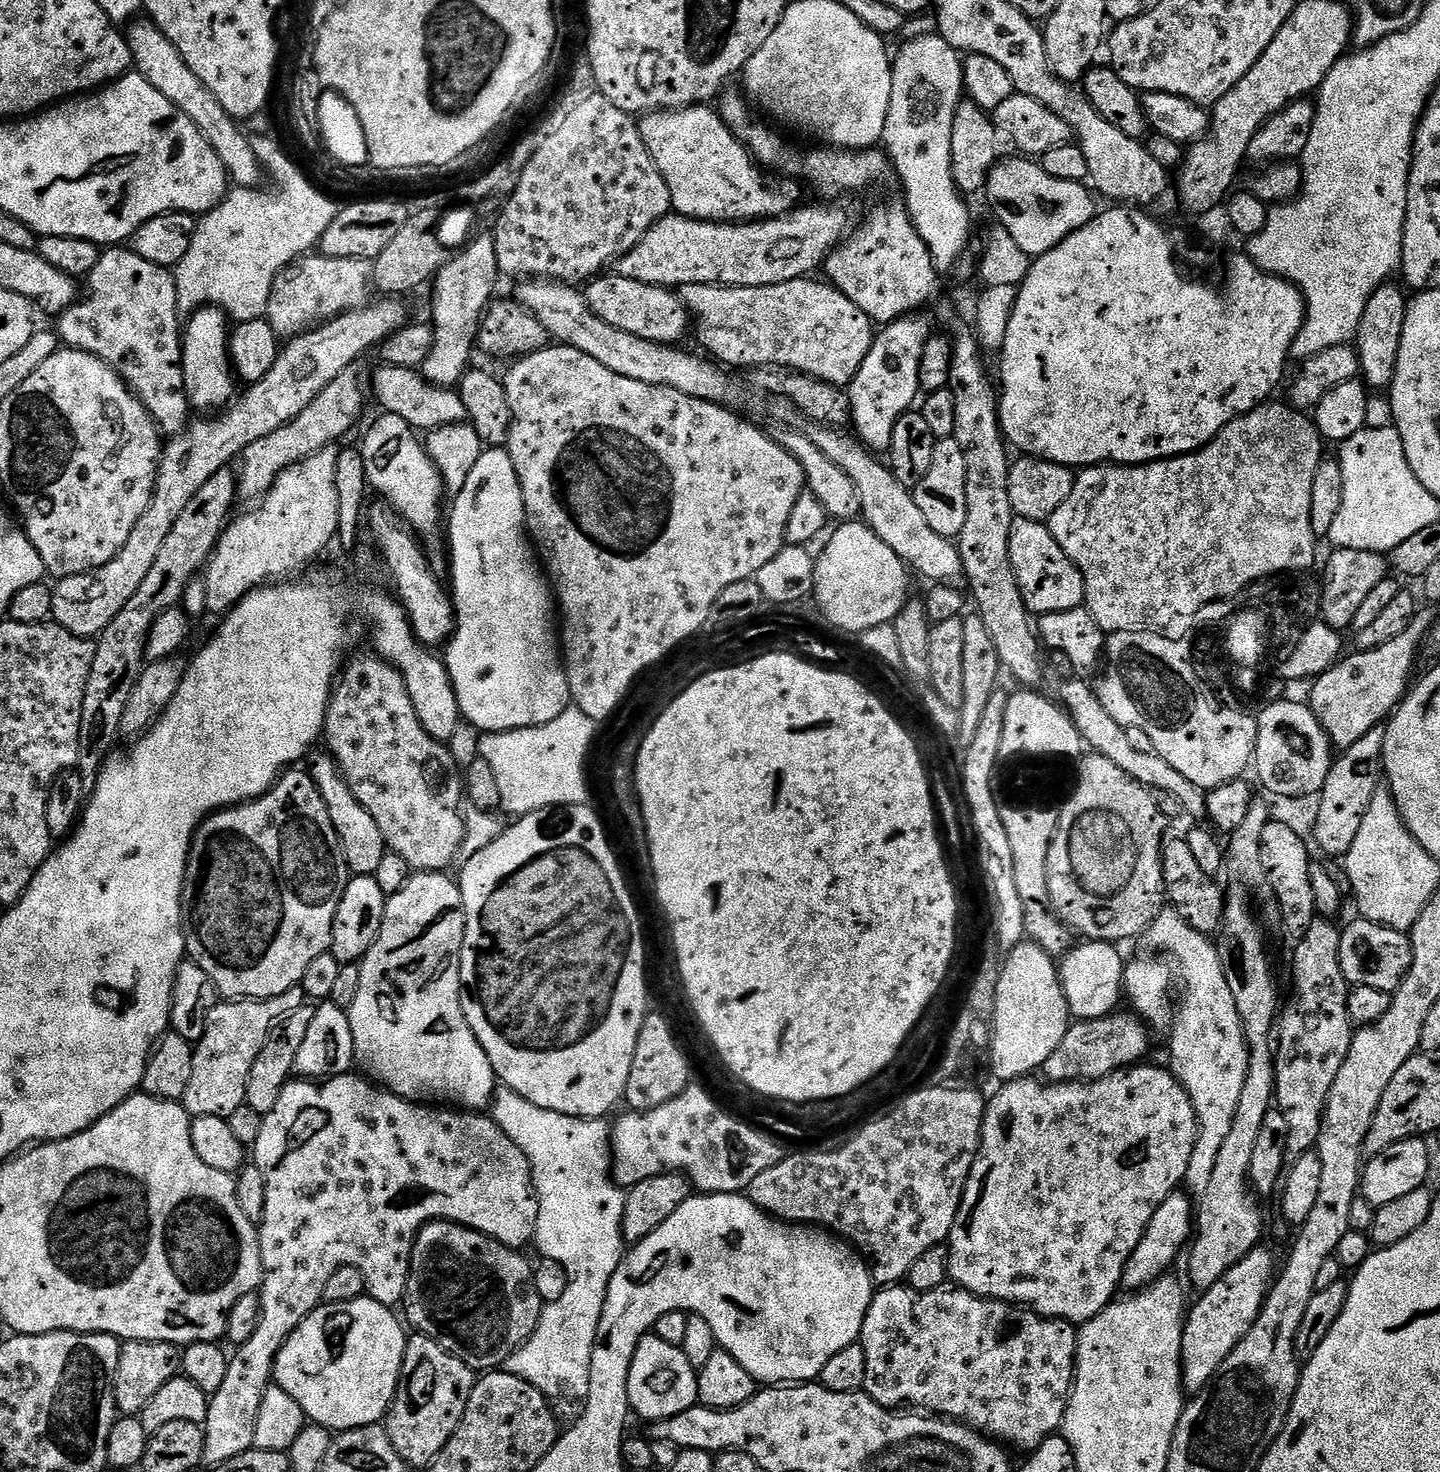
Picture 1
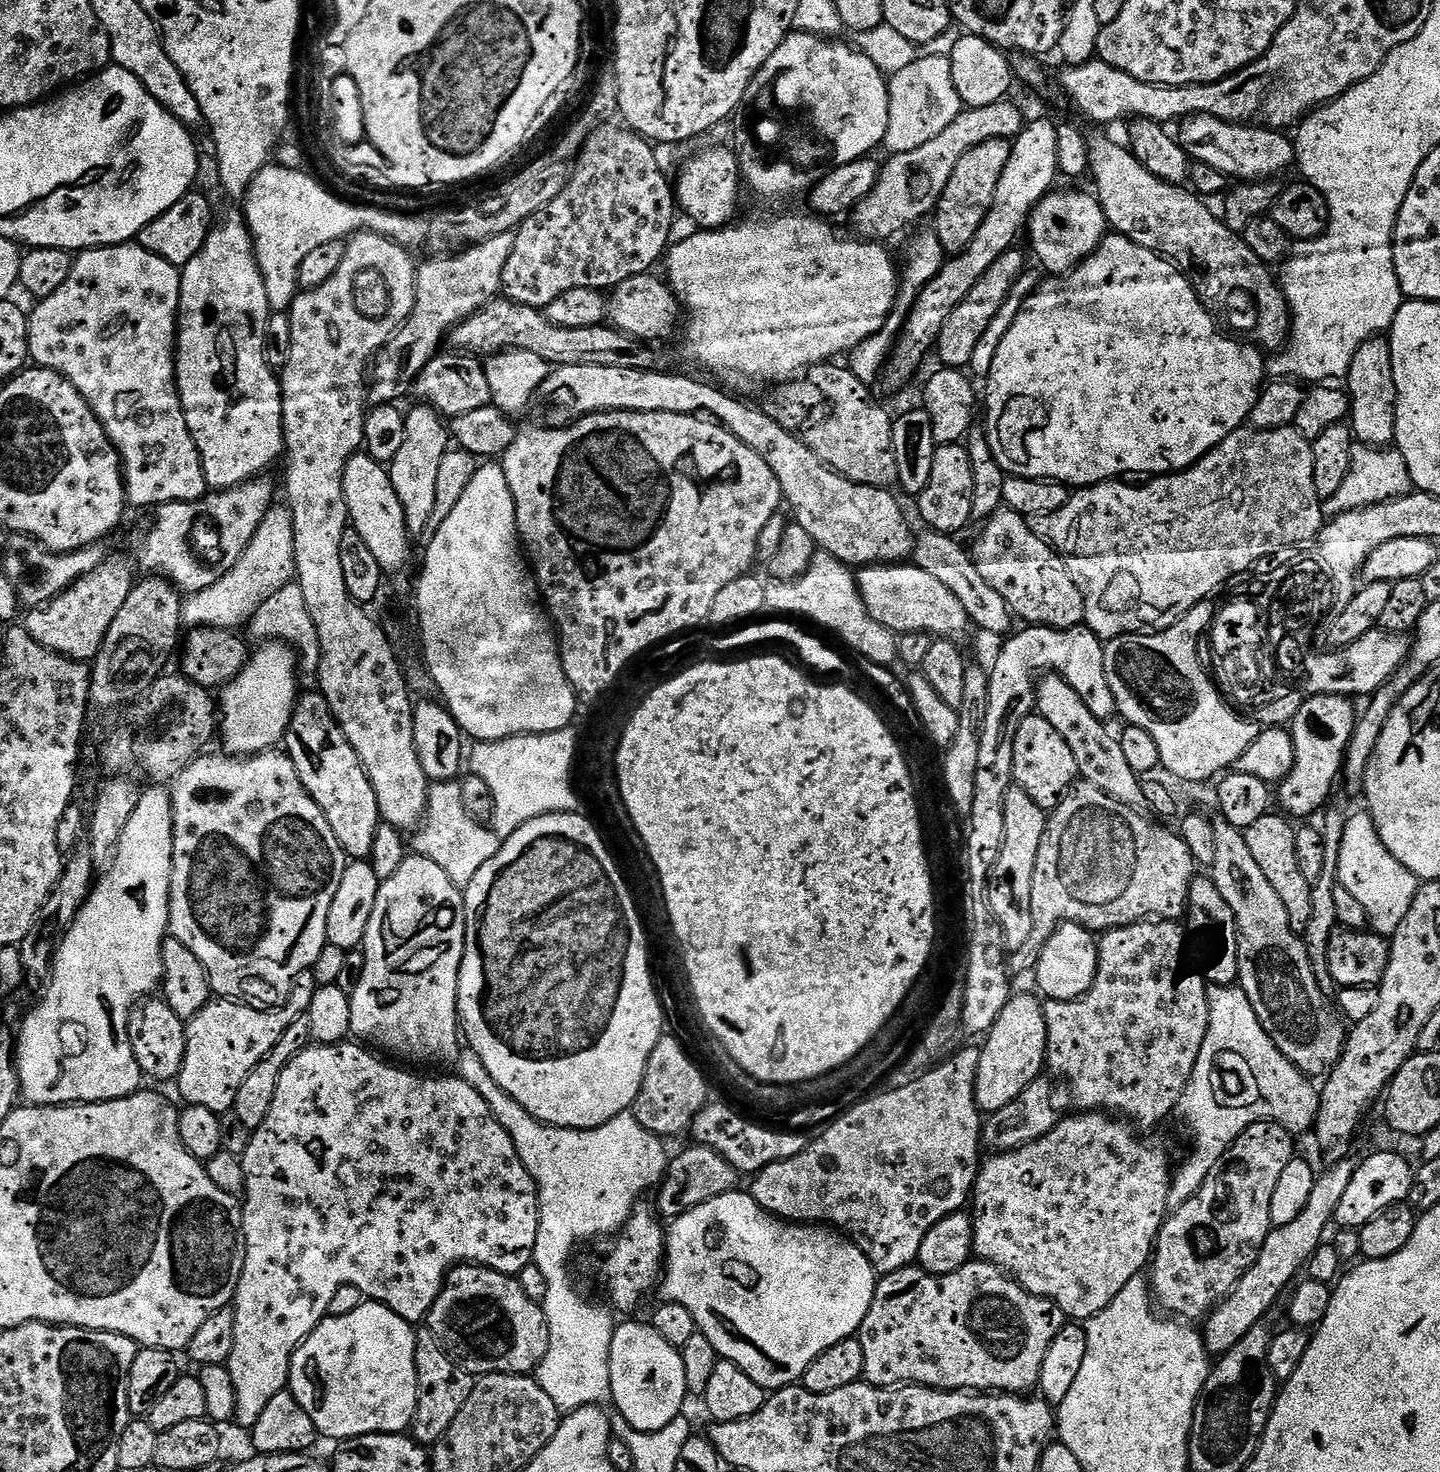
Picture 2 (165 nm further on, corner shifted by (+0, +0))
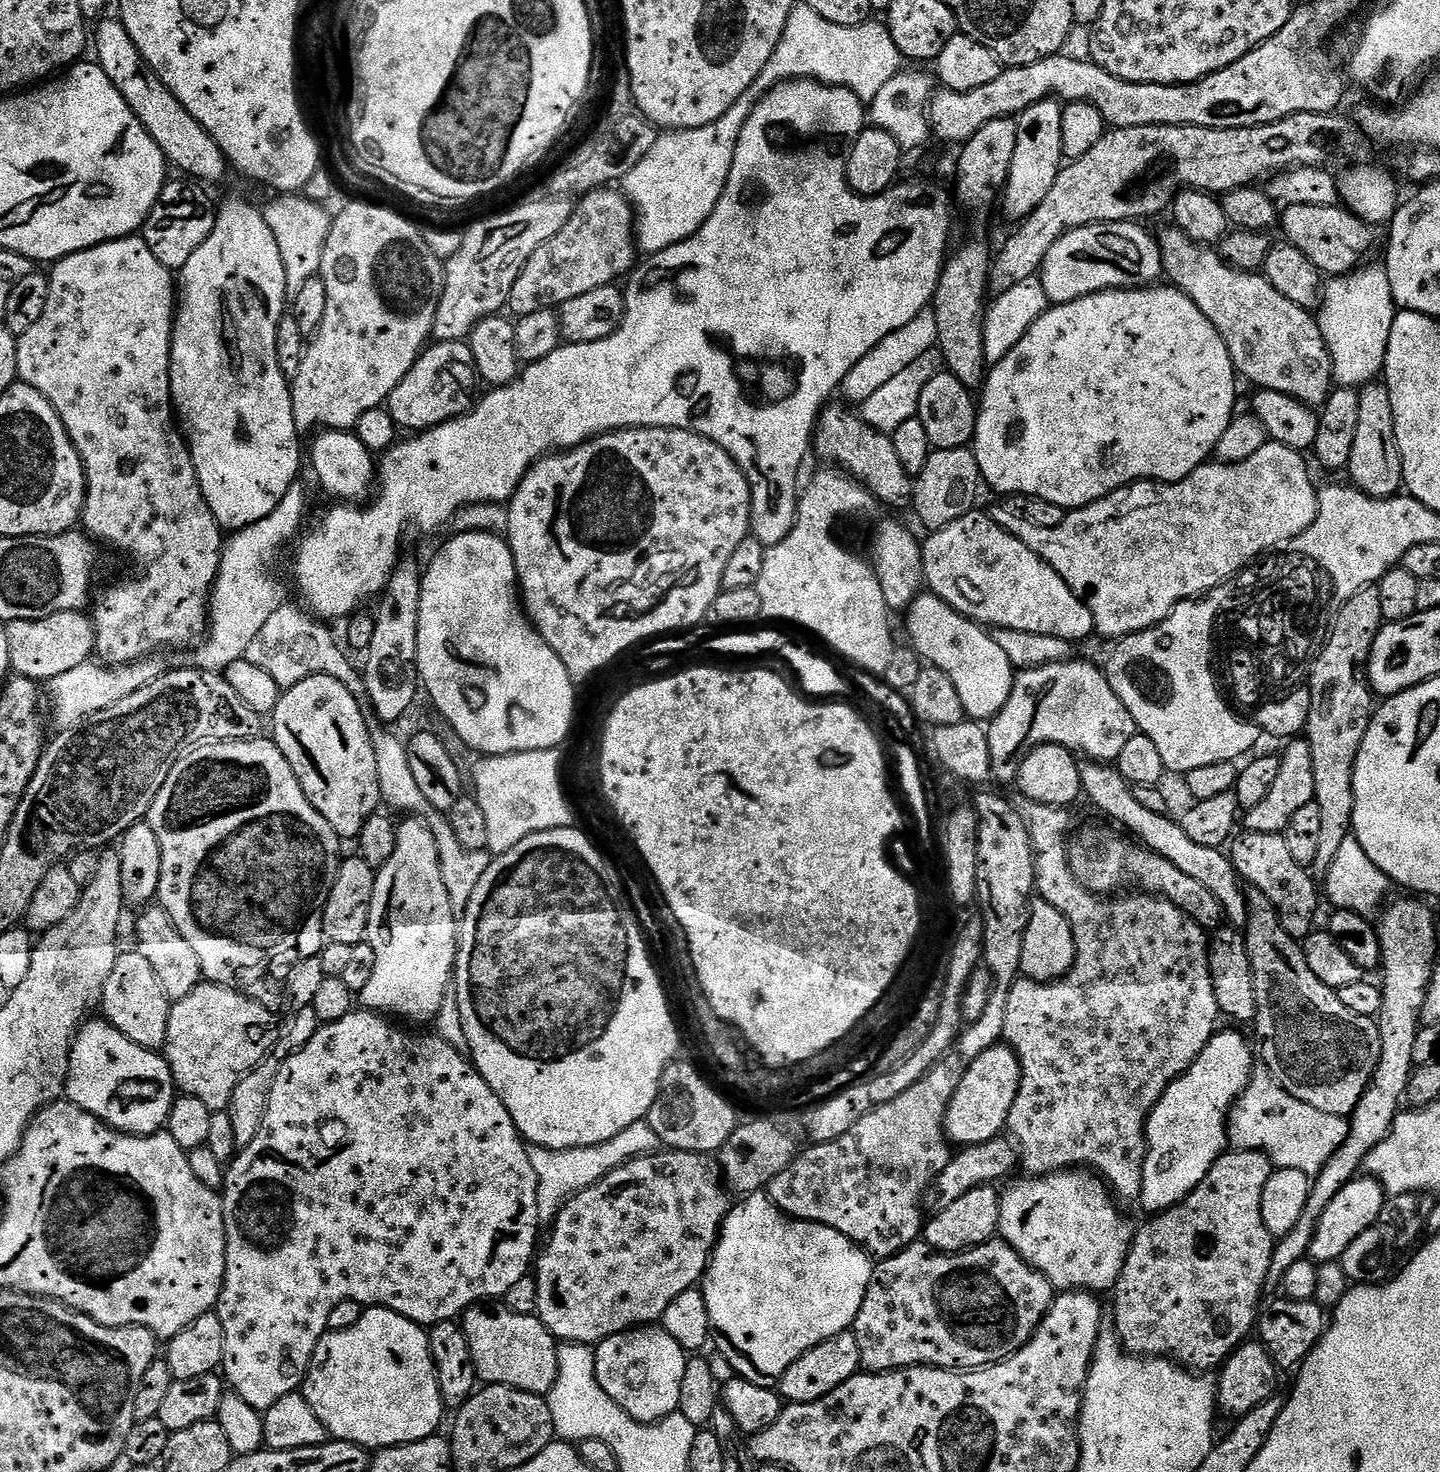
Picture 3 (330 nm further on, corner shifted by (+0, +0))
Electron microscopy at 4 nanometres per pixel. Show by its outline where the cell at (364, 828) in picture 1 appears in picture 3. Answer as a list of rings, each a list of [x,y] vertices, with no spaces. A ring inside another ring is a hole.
[[[328,676],[307,677],[304,681],[298,682],[297,685],[283,689],[280,694],[278,706],[270,714],[270,720],[272,720],[271,739],[278,746],[278,750],[282,750],[282,754],[290,762],[290,770],[294,770],[294,774],[298,778],[298,782],[302,786],[306,798],[314,806],[314,810],[318,810],[318,814],[322,814],[322,818],[326,818],[326,822],[330,822],[330,826],[336,831],[336,835],[344,842],[348,842],[348,840],[355,841],[360,835],[362,826],[366,826],[366,822],[370,817],[377,815],[379,808],[376,807],[381,807],[382,804],[380,787],[378,786],[378,762],[374,758],[374,746],[370,742],[370,734],[368,733],[370,720],[366,712],[366,717],[364,717],[364,712],[360,709],[360,704],[356,701],[356,696],[352,692],[354,691],[351,687],[343,685],[336,678]]]

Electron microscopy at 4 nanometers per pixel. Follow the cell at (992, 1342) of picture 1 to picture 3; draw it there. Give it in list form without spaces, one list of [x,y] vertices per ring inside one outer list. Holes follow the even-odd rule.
[[[999,1238],[987,1240],[976,1248],[967,1248],[964,1252],[936,1252],[929,1244],[917,1242],[909,1248],[903,1248],[888,1260],[881,1260],[872,1269],[870,1286],[866,1290],[866,1298],[862,1302],[862,1310],[858,1310],[858,1318],[854,1331],[858,1338],[860,1351],[860,1366],[865,1373],[897,1372],[900,1368],[950,1368],[953,1370],[979,1370],[990,1364],[1001,1364],[1010,1358],[1022,1346],[1026,1346],[1036,1332],[1036,1327],[1044,1321],[1044,1316],[1050,1310],[1054,1299],[1054,1289],[1041,1272],[1034,1270],[1005,1241]]]

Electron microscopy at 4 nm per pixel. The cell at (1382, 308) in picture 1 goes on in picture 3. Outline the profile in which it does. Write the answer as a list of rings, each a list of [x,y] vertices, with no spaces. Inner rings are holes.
[[[1373,382],[1359,389],[1358,398],[1358,430],[1354,437],[1354,450],[1350,450],[1350,462],[1347,475],[1352,475],[1351,483],[1364,492],[1367,496],[1376,496],[1379,500],[1386,500],[1401,491],[1404,483],[1402,458],[1398,450],[1398,442],[1394,434],[1394,406],[1390,406],[1390,394],[1383,383]]]

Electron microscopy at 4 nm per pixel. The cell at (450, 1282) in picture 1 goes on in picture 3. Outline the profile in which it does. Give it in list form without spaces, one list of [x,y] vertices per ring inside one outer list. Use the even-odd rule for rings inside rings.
[[[481,1302],[465,1310],[462,1327],[466,1342],[470,1342],[470,1354],[474,1358],[477,1377],[484,1384],[501,1384],[539,1396],[544,1396],[554,1386],[558,1378],[558,1341],[540,1321],[539,1316],[514,1314],[514,1310],[510,1310],[502,1302]]]

